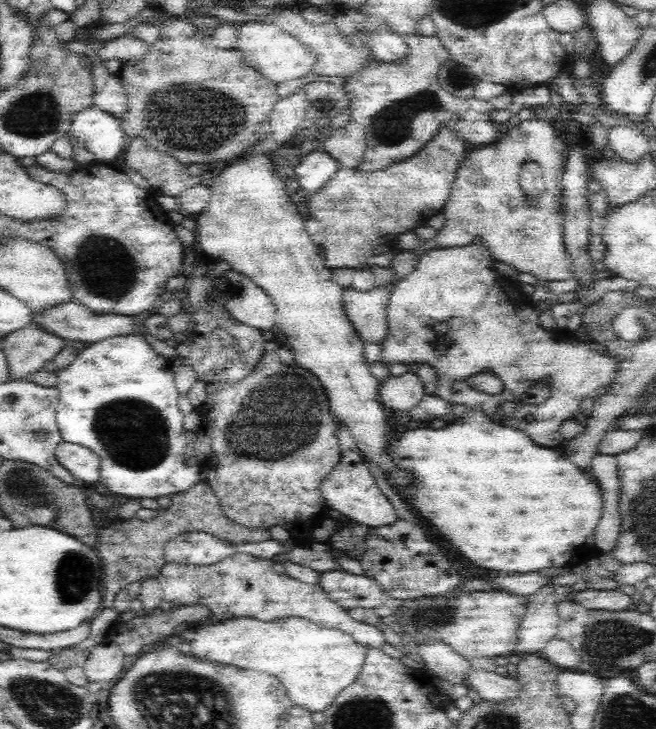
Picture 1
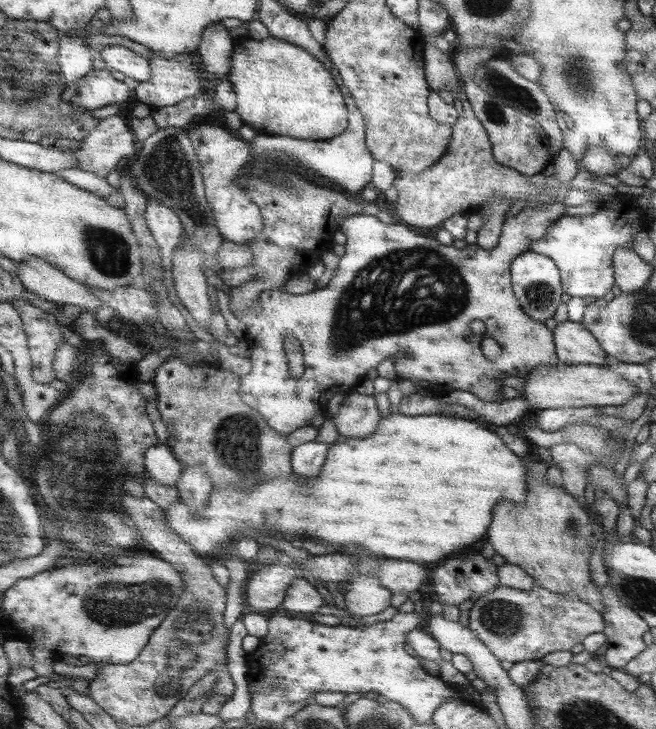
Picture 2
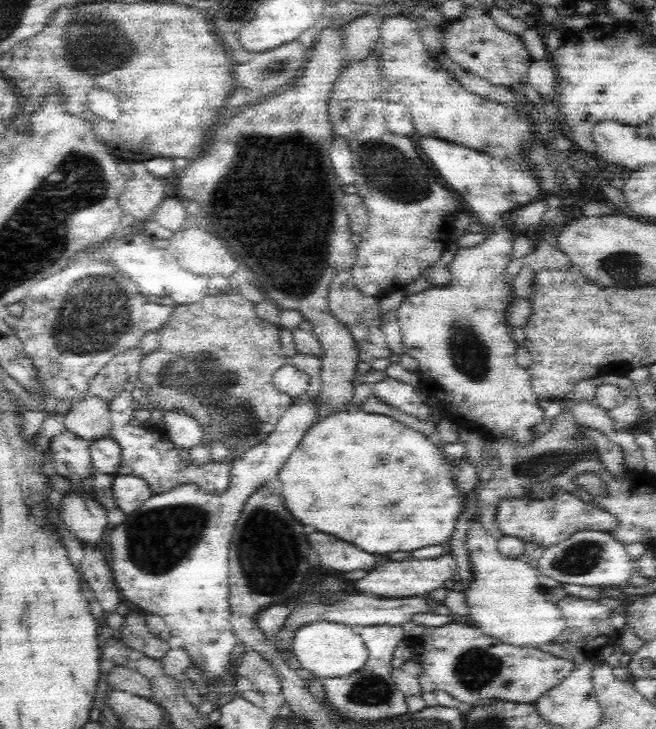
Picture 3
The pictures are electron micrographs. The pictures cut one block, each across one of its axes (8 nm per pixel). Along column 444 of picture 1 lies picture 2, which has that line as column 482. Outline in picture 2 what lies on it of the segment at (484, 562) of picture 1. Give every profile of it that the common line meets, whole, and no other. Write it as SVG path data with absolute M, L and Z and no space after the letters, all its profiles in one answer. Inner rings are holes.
M391 414L388 418L381 418L378 423L378 428L372 436L368 438L341 438L336 443L330 446L330 451L326 455L324 461L324 470L318 476L318 480L314 484L308 484L308 488L300 482L304 480L298 479L294 472L286 479L268 479L264 483L250 487L250 489L242 489L228 485L218 489L212 488L212 493L208 497L208 502L204 511L200 515L192 515L190 508L186 507L185 502L178 496L178 502L173 504L168 511L164 512L166 518L166 526L168 530L172 530L174 534L178 534L181 539L184 539L198 556L209 555L214 552L215 548L219 548L222 544L232 542L234 538L242 538L244 536L256 536L257 534L288 534L288 536L312 536L312 538L320 538L322 542L330 542L330 544L338 544L338 546L346 546L346 544L356 544L362 546L374 554L382 554L386 558L396 558L396 560L412 560L412 562L438 562L444 561L450 554L462 554L464 550L468 550L470 546L478 544L484 536L486 530L492 521L492 510L494 506L498 506L498 502L511 501L523 502L526 499L526 464L521 460L506 444L502 438L486 428L482 428L476 422L470 420L460 420L460 418L446 418L446 416L404 416L404 414Z

